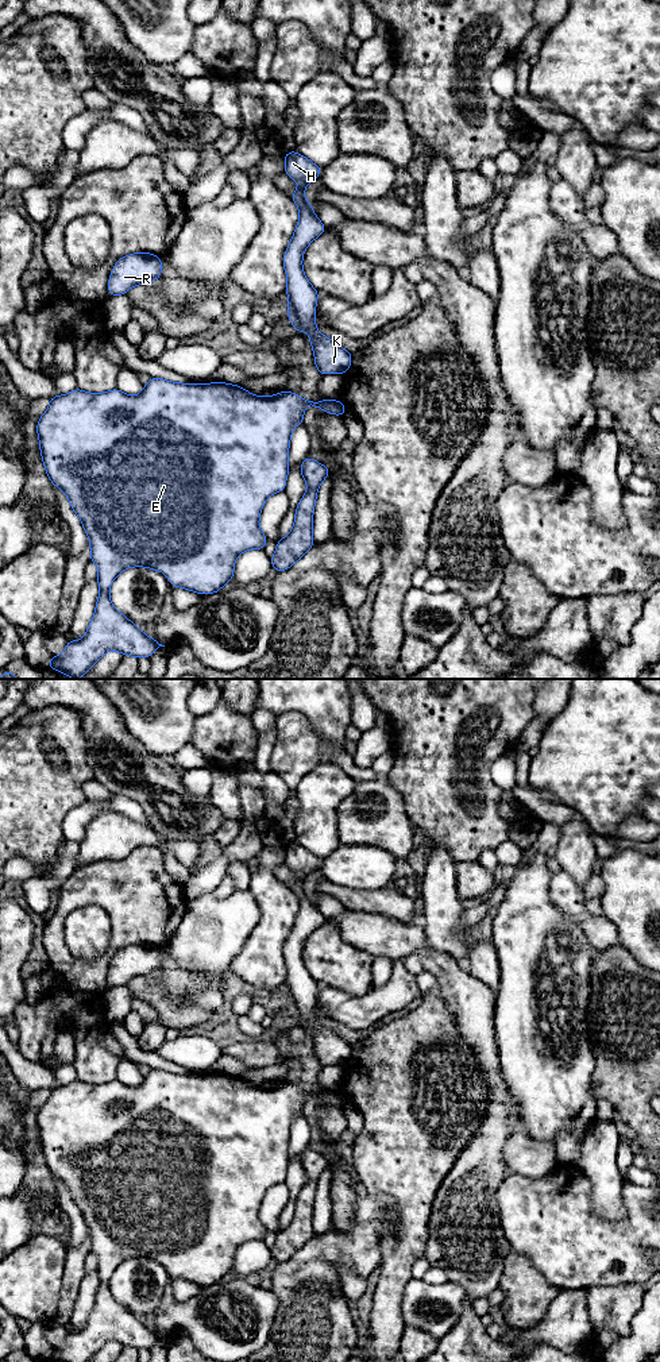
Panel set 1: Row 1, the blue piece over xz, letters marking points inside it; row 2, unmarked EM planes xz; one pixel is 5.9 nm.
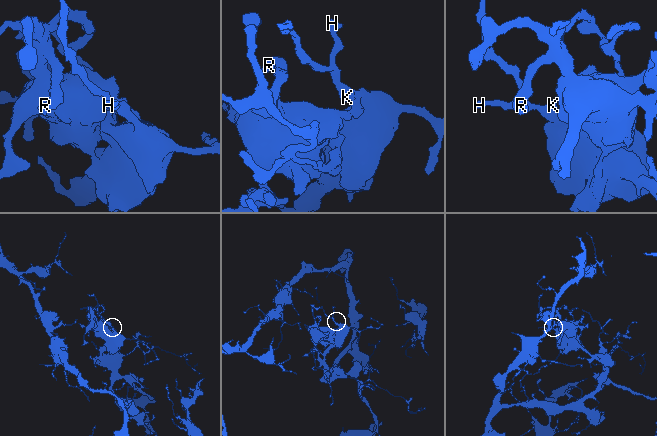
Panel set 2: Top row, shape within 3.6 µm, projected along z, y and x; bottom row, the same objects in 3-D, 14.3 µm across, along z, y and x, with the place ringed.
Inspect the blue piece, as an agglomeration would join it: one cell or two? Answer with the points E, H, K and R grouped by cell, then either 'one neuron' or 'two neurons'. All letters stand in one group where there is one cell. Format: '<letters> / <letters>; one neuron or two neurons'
E R / H K; two neurons

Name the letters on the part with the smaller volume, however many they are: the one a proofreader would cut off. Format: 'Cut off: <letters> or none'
Cut off: E, R

